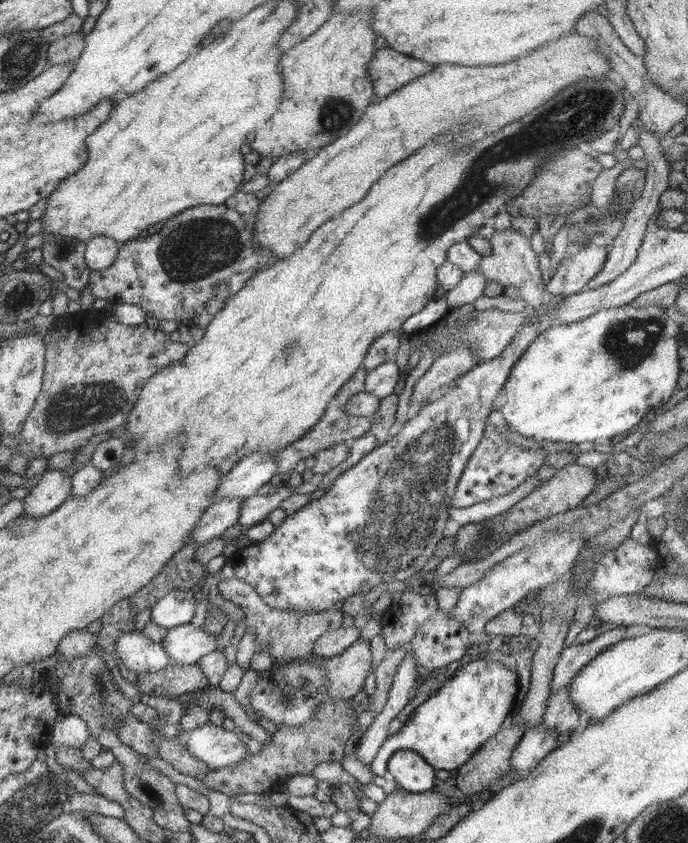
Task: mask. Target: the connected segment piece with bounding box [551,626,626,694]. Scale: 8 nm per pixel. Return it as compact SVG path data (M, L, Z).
M614 626L603 630L598 636L580 639L580 643L566 647L561 653L559 661L553 670L551 694L555 690L565 688L569 682L586 666L594 657L606 650L611 644L624 639L626 626Z

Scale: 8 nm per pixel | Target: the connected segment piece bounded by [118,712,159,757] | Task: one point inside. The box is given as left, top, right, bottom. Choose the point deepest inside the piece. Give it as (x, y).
(139, 736)

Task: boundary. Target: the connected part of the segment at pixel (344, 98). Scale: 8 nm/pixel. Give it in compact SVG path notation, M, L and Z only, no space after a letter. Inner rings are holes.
M372 10L356 14L332 14L312 36L282 52L279 56L279 68L283 78L284 96L280 100L279 109L269 118L269 122L254 132L254 141L250 143L253 158L275 161L288 154L320 149L321 146L344 136L360 120L364 110L370 106L370 100L374 98L373 81L367 73L369 60L376 50L376 36L370 30L370 20Z

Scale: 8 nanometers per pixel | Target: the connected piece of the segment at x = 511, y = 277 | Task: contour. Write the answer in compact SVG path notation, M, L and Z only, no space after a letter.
M511 226L498 227L490 236L491 253L483 256L477 271L485 276L489 282L496 282L503 287L515 286L518 288L519 298L525 304L538 310L542 306L558 304L560 298L557 295L549 294L546 284L542 283L541 264L543 262L530 244L530 239L524 233L515 230Z

